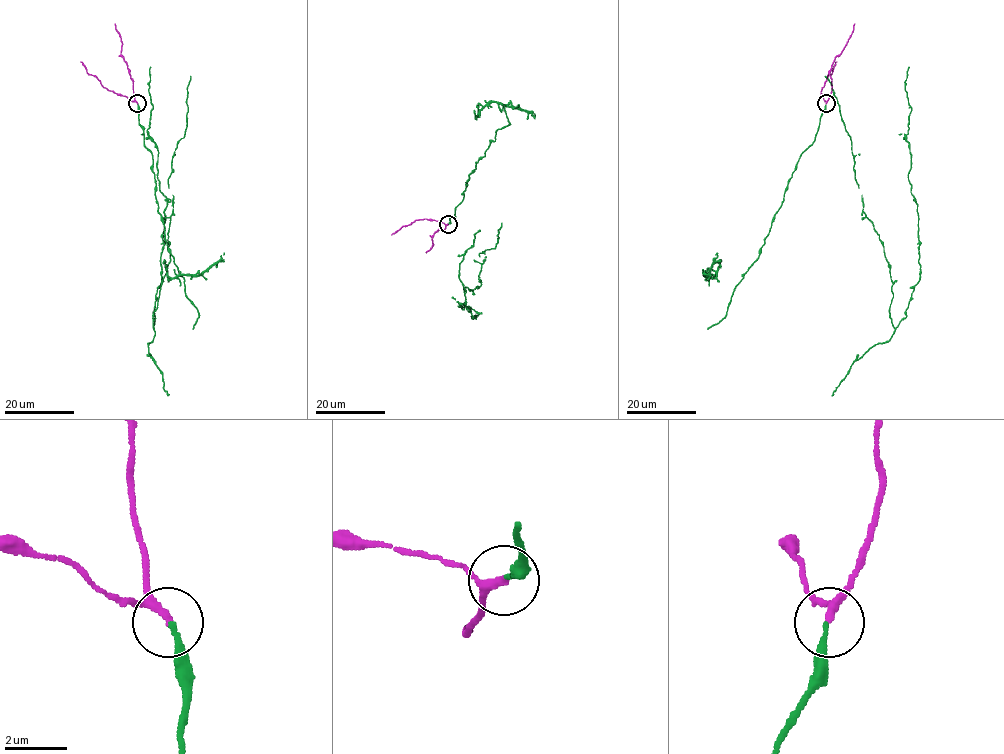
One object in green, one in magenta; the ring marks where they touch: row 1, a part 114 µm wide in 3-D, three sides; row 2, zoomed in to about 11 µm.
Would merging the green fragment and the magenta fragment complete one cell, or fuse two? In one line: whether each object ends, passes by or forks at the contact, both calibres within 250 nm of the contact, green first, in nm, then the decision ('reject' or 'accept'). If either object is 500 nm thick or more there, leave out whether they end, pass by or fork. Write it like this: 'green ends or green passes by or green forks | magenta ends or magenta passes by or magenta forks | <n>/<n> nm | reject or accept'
green ends | magenta passes by | 170/200 nm | accept

